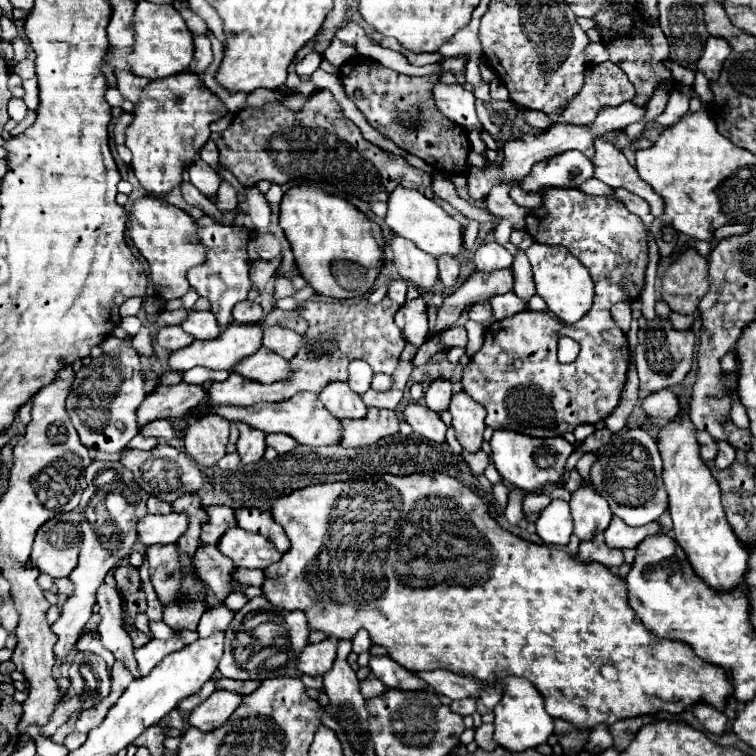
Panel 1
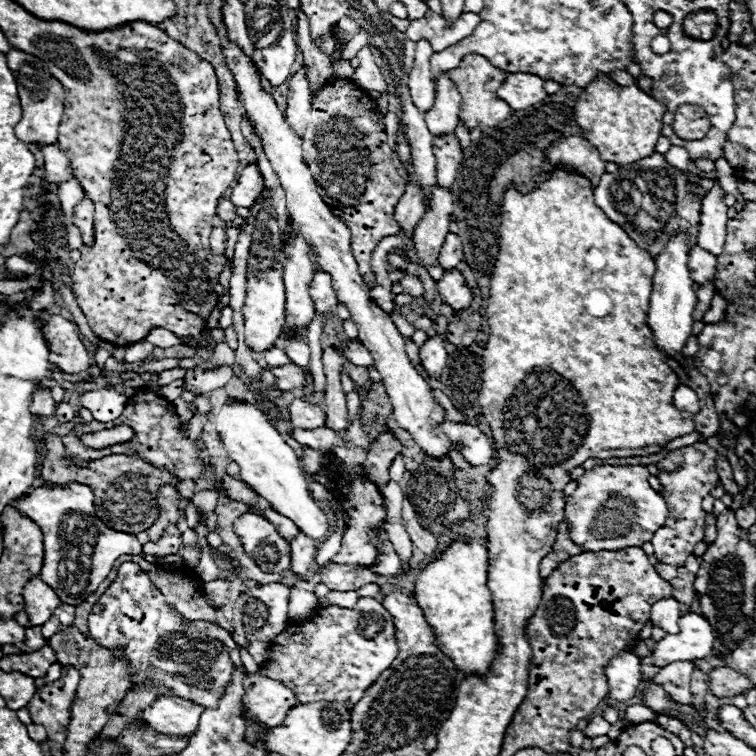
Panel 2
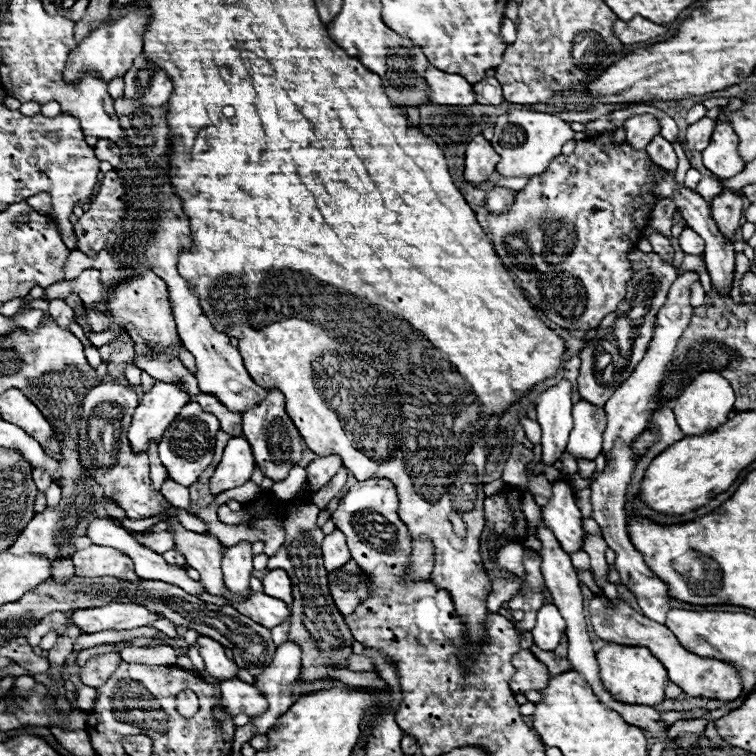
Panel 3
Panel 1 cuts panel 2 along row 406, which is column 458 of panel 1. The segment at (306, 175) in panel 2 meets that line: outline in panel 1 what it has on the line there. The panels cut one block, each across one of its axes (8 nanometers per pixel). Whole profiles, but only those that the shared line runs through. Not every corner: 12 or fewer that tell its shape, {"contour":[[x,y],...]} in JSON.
{"contour":[[466,392],[452,394],[448,410],[460,446],[478,452],[486,408]]}

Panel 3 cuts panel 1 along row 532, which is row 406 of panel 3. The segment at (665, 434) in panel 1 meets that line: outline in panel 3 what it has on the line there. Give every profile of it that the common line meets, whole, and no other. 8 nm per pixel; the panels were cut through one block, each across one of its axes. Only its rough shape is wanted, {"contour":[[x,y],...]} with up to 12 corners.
{"contour":[[702,372],[674,400],[686,436],[718,430],[734,412],[734,390]]}

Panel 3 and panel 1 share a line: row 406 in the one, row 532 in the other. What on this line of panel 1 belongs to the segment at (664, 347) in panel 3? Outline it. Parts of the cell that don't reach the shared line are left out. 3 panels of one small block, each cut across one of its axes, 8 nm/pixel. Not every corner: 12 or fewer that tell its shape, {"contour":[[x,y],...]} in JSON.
{"contour":[[612,518],[604,532],[610,548],[636,548],[646,536],[660,532],[658,522],[632,528]]}

